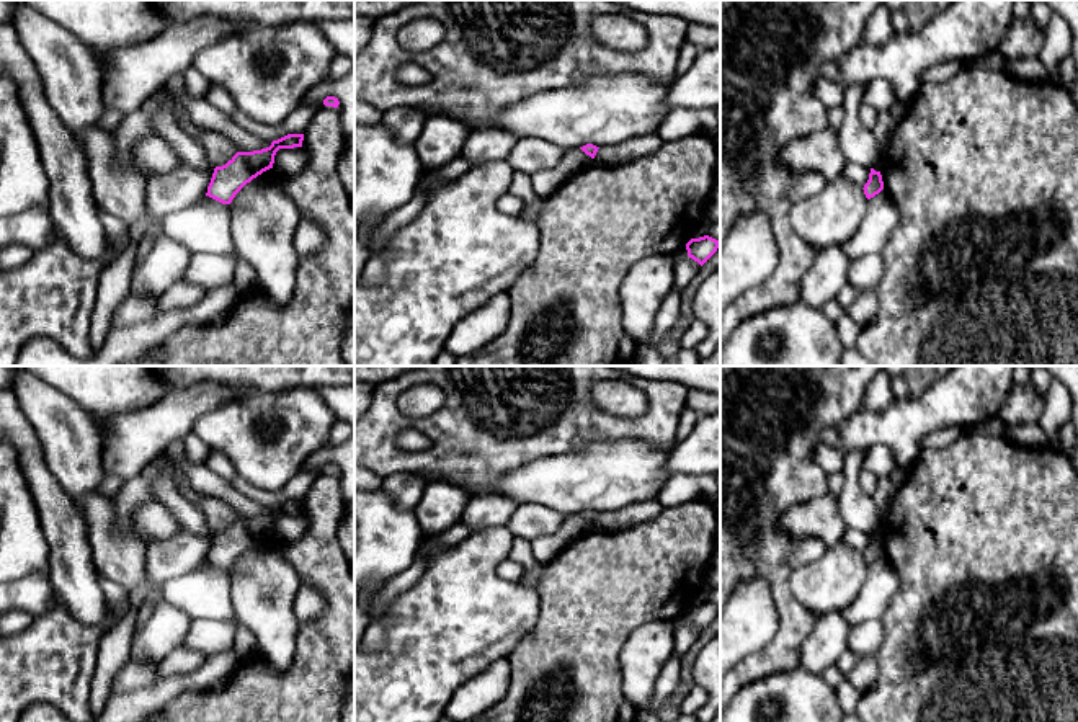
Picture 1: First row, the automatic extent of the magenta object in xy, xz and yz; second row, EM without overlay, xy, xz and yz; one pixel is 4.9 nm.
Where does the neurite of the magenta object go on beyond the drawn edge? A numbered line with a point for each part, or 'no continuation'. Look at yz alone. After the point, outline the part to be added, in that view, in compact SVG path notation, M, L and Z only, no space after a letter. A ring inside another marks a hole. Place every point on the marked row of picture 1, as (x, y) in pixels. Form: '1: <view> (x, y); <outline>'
no continuation

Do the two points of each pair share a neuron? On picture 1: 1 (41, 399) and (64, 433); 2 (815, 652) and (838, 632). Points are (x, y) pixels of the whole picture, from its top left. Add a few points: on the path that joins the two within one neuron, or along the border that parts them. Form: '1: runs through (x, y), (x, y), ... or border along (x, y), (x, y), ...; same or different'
1: runs through (46, 407), (59, 425); same
2: runs through (820, 649), (833, 636); same

